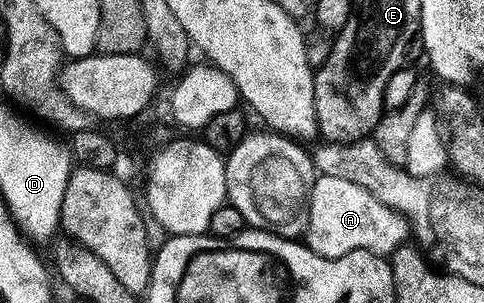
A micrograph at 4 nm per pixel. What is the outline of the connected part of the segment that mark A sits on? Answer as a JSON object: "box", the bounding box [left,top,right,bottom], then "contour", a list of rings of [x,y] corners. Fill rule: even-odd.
{"box":[303,174,409,258],"contour":[[[317,174],[313,180],[313,187],[309,193],[309,219],[303,235],[303,241],[311,252],[315,252],[324,258],[338,258],[347,252],[366,250],[372,254],[382,256],[392,255],[400,246],[406,245],[409,234],[409,222],[404,218],[405,214],[400,210],[394,210],[375,200],[370,192],[350,181],[341,180],[338,177]]]}

